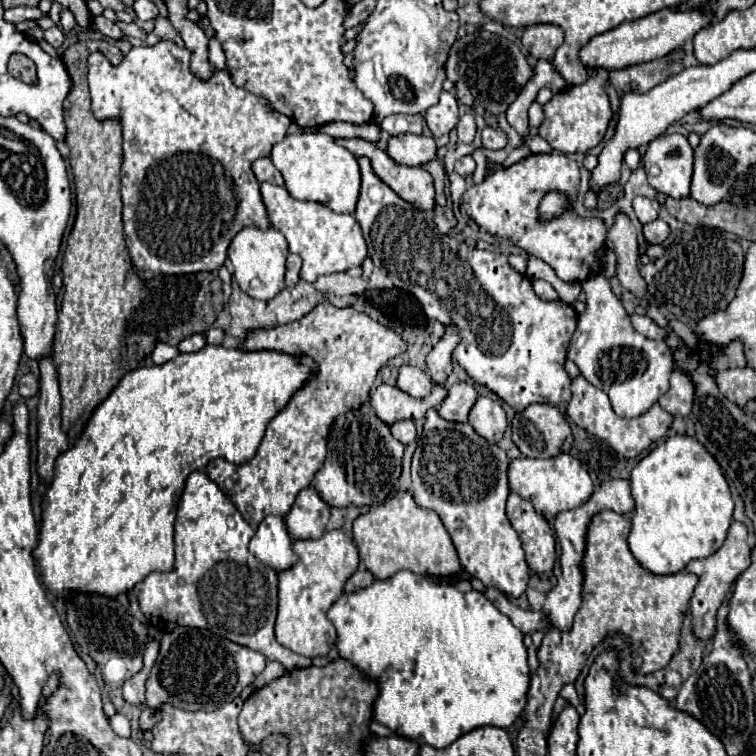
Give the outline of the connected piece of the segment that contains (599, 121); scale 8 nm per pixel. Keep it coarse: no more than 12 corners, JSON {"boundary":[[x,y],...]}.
{"boundary":[[599,68],[544,104],[538,134],[558,152],[596,148],[613,117]]}

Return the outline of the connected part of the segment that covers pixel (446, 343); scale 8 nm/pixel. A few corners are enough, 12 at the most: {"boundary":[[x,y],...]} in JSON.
{"boundary":[[448,326],[428,354],[426,372],[432,384],[448,386],[452,350],[460,340]]}

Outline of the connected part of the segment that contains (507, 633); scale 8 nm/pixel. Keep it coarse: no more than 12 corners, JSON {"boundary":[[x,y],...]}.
{"boundary":[[400,570],[328,610],[374,720],[446,748],[508,728],[524,636]]}

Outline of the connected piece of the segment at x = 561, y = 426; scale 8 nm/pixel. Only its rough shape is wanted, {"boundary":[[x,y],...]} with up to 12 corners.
{"boundary":[[550,404],[512,420],[512,440],[528,458],[552,458],[572,436]]}

